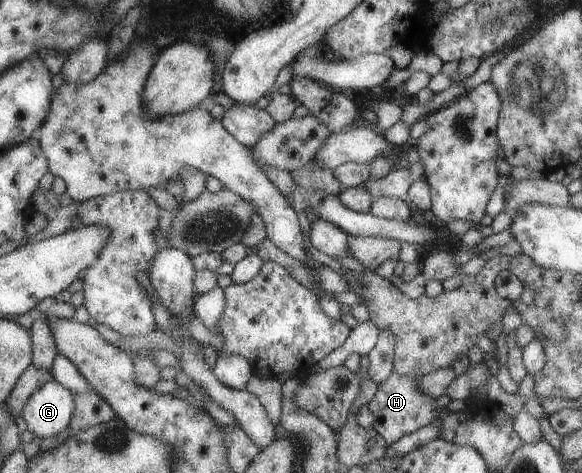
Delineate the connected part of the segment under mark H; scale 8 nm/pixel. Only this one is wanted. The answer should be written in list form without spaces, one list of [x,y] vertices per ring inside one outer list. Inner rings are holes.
[[[394,371],[388,380],[378,385],[378,390],[369,402],[369,409],[376,417],[373,428],[387,441],[389,446],[401,437],[416,432],[419,426],[428,425],[430,421],[436,420],[439,411],[436,404],[433,404],[433,400],[424,392],[420,392],[418,388],[422,378],[423,376],[414,375],[400,376]]]

